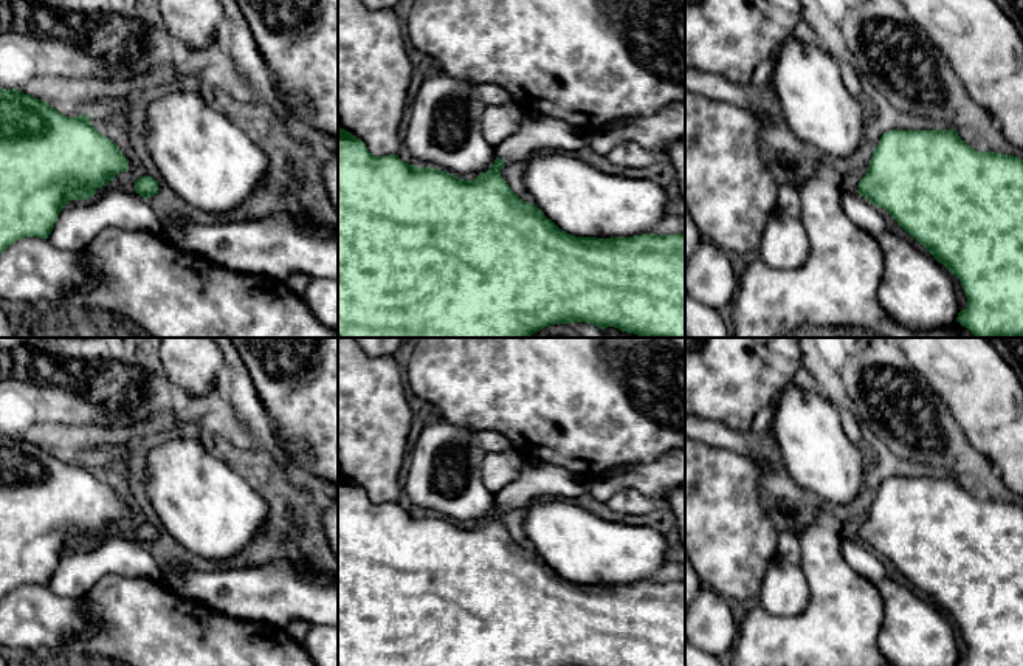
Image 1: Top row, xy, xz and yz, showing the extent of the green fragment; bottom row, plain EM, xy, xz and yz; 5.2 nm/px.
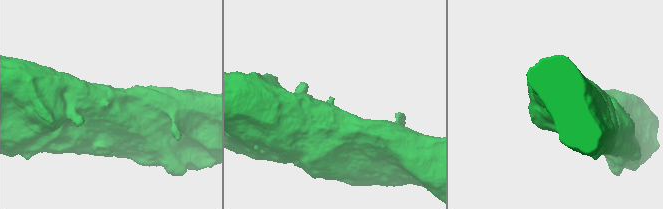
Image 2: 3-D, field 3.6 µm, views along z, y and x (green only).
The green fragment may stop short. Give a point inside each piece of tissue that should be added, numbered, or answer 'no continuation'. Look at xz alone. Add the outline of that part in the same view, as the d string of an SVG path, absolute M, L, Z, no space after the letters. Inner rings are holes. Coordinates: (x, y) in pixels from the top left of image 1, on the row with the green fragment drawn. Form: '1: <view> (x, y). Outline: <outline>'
1: xz (538, 133). Outline: M527 113L521 130L498 147L498 158L507 166L542 153L577 152L587 147L591 147L591 130L563 119Z

